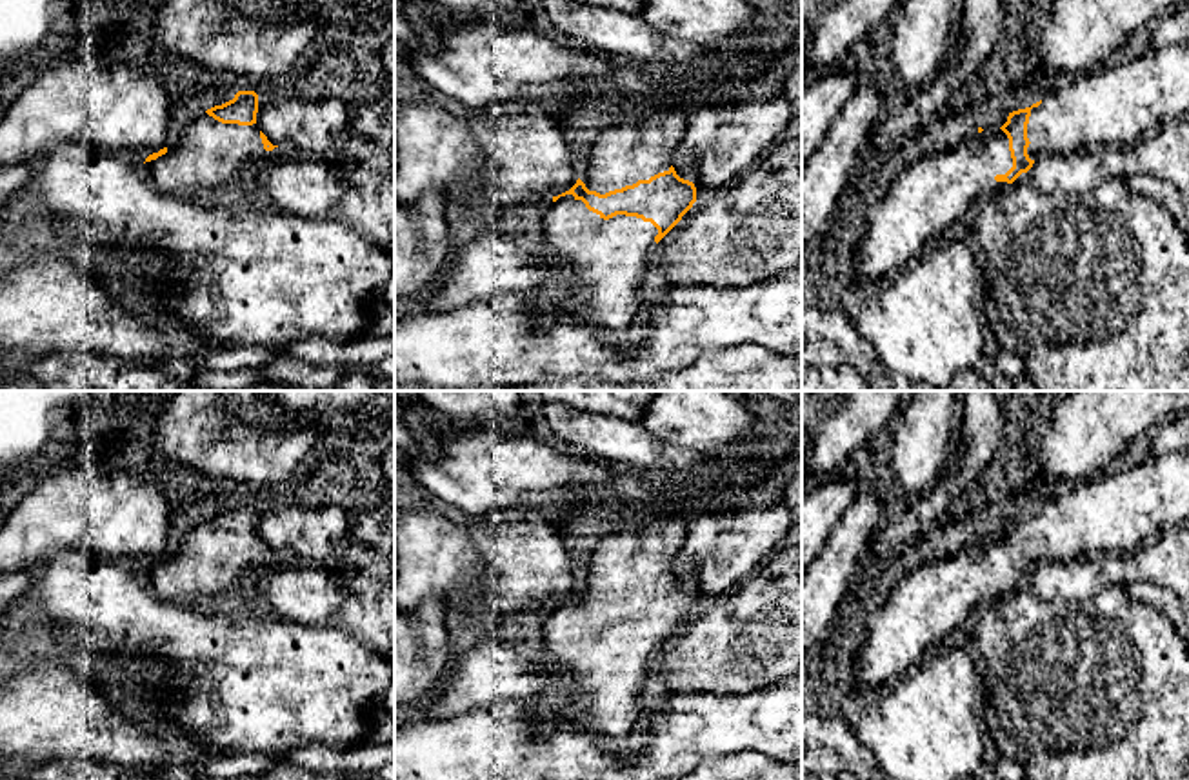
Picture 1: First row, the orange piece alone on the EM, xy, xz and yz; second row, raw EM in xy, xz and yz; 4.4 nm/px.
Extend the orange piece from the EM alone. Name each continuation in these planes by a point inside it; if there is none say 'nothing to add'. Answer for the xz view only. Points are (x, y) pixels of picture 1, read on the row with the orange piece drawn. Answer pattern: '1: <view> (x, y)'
1: xz (628, 150)
2: xz (600, 264)

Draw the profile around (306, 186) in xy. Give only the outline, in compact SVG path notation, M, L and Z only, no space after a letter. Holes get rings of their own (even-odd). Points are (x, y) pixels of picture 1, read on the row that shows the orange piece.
M285 153L258 169L258 182L284 213L302 218L336 216L345 180L327 156Z

